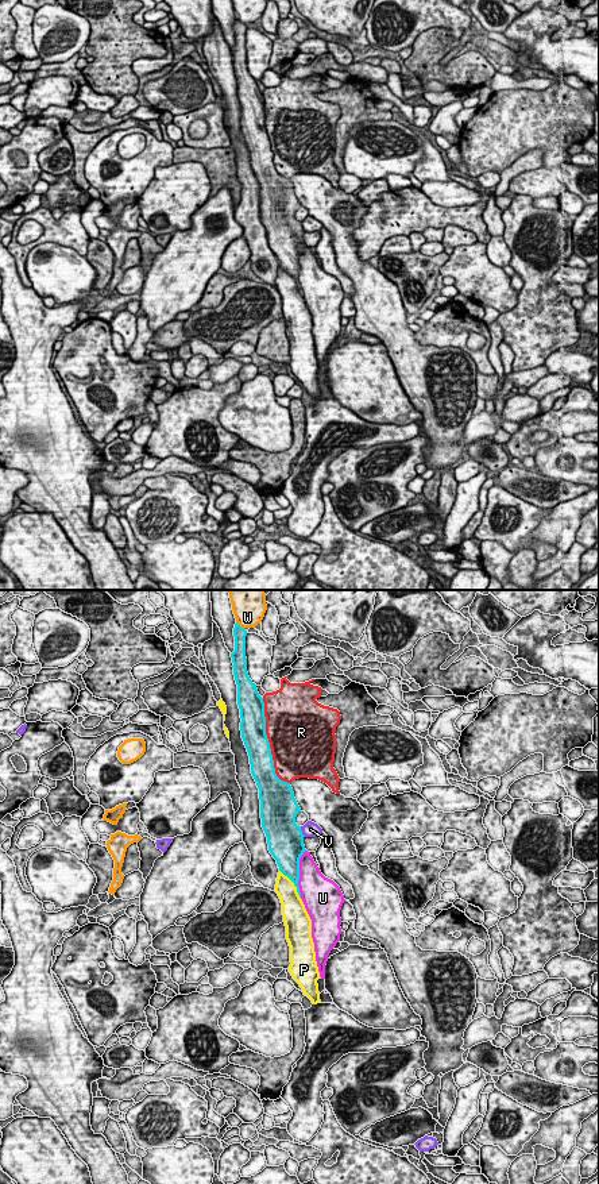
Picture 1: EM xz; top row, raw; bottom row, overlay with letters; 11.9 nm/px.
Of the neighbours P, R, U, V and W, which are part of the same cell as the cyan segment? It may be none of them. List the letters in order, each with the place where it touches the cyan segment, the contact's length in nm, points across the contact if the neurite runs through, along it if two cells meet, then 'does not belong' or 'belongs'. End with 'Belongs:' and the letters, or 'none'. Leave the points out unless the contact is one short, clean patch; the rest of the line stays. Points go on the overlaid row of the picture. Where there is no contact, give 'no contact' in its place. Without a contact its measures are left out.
P: contact xz (294, 884); length 420 nm; does not belong
R: contact xz (269, 743); length 1050 nm; does not belong
U: contact xz (298, 874); length 550 nm; does not belong
V: contact xz (301, 832); length 140 nm; does not belong
W: contact xz (239, 625); length 150 nm; does not belong
Belongs: none

